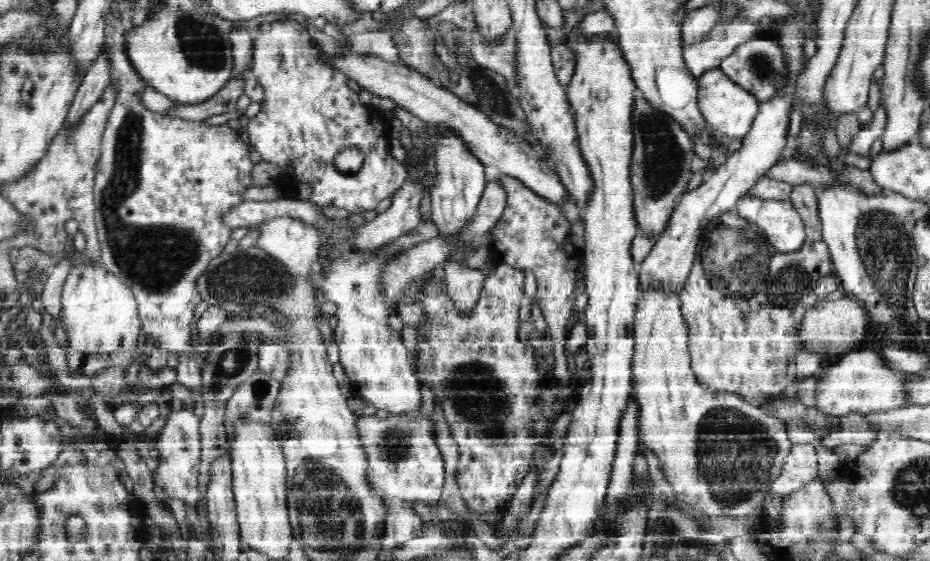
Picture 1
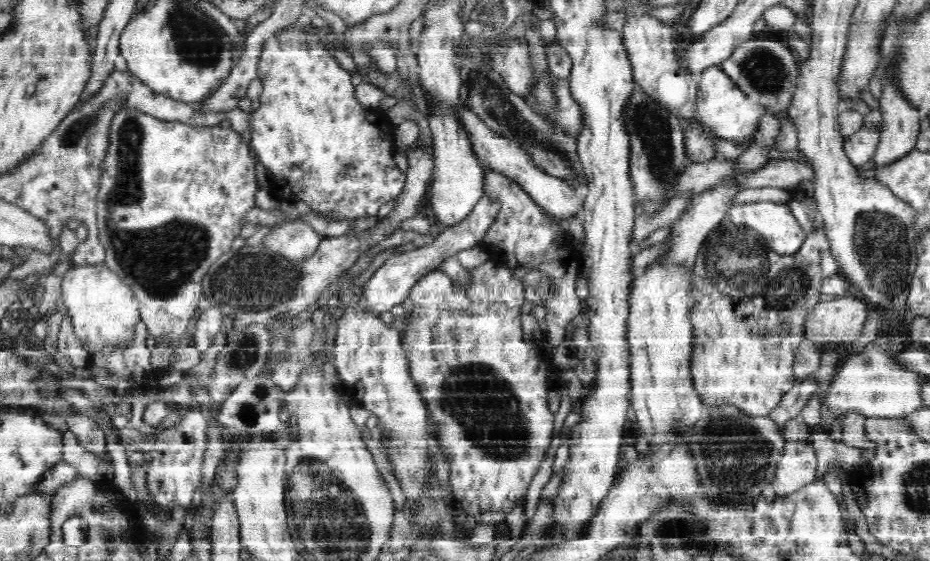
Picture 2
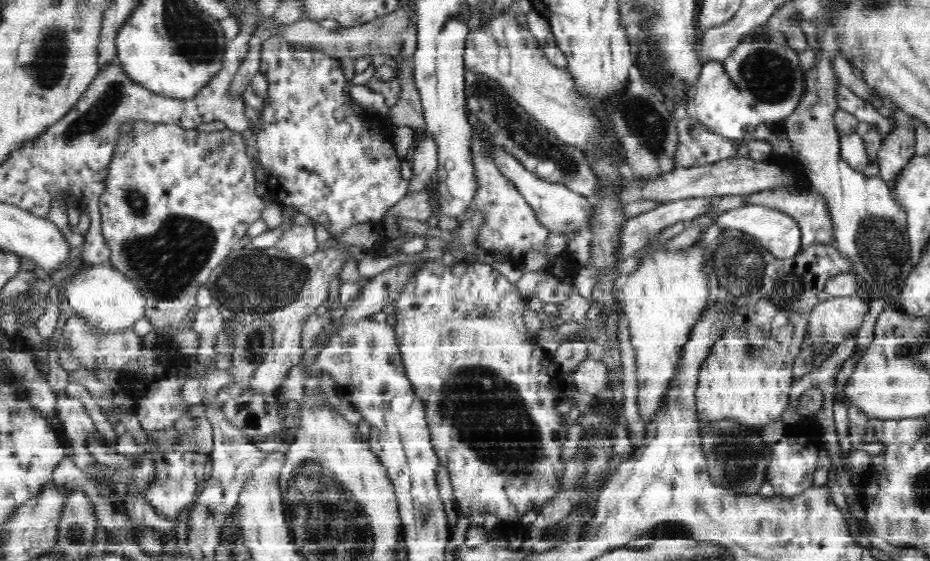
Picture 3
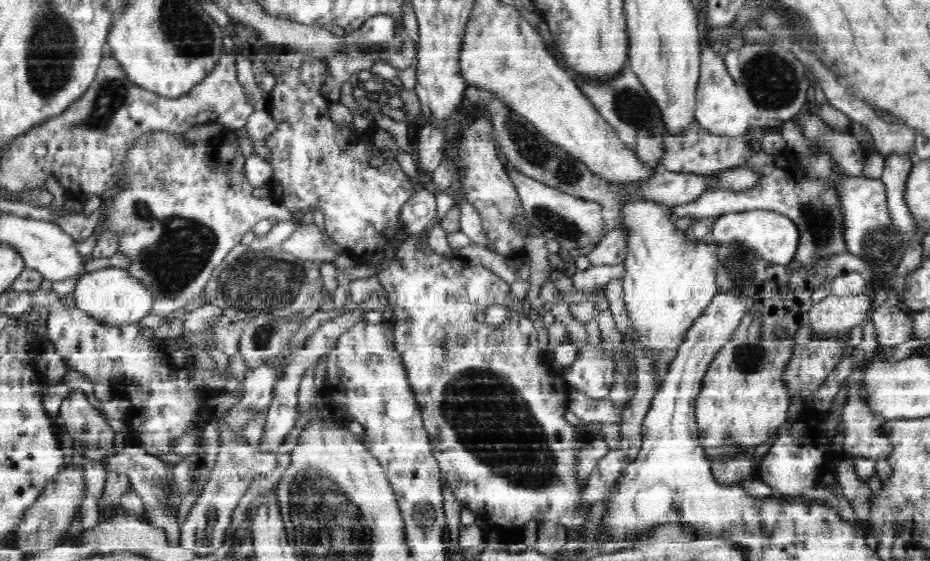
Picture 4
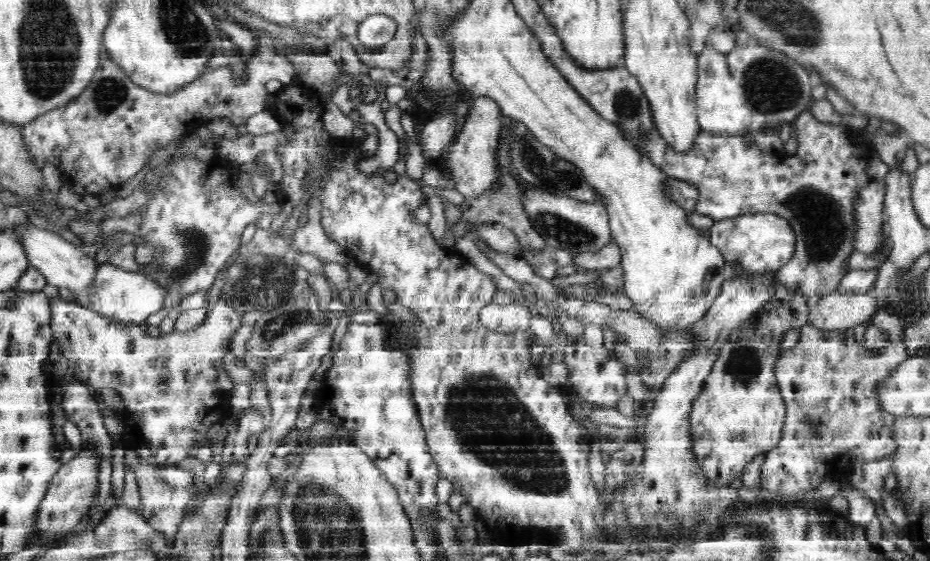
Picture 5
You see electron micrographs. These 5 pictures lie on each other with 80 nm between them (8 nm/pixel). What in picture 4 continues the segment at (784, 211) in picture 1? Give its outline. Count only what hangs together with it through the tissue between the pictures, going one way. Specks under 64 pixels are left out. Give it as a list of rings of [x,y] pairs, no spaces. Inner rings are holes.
[[[750,208],[742,212],[719,215],[711,232],[715,243],[743,242],[743,246],[756,250],[756,254],[761,254],[765,260],[776,265],[786,264],[788,260],[795,258],[801,237],[800,229],[794,220],[781,212],[765,208]]]

